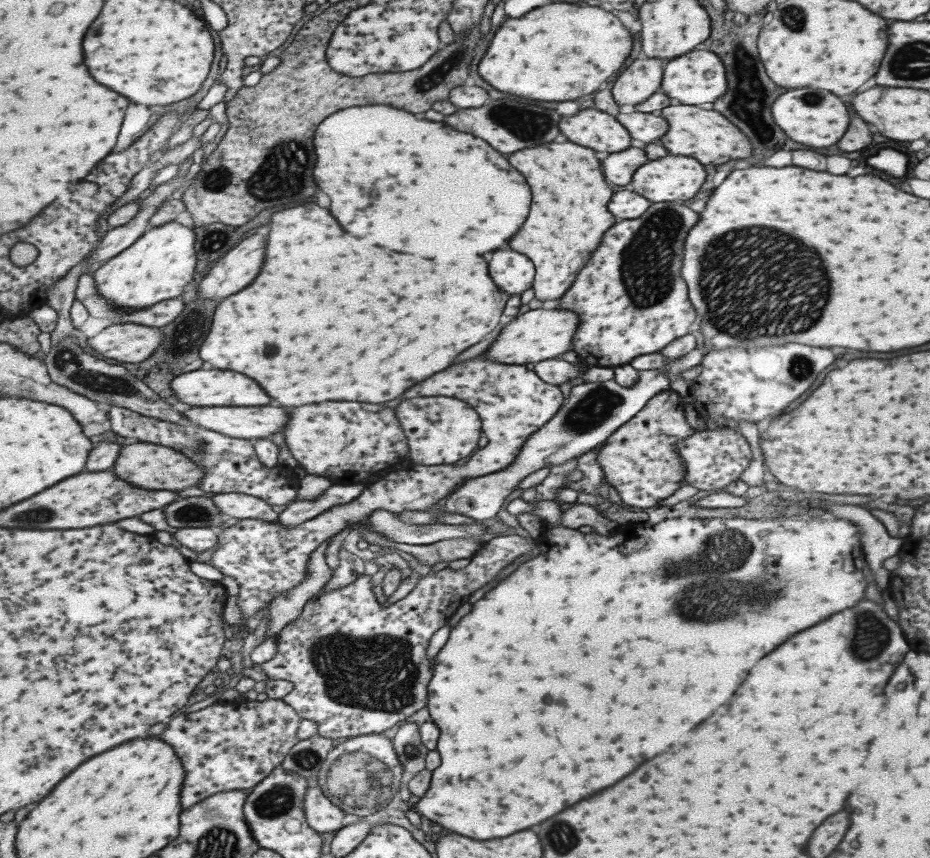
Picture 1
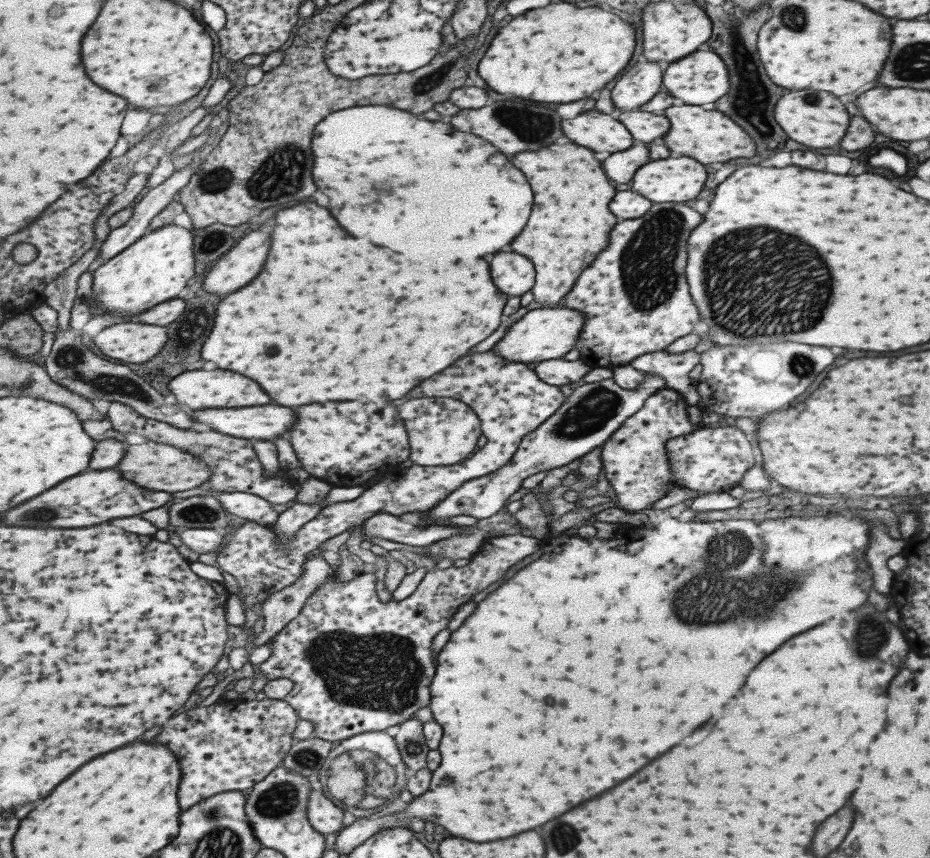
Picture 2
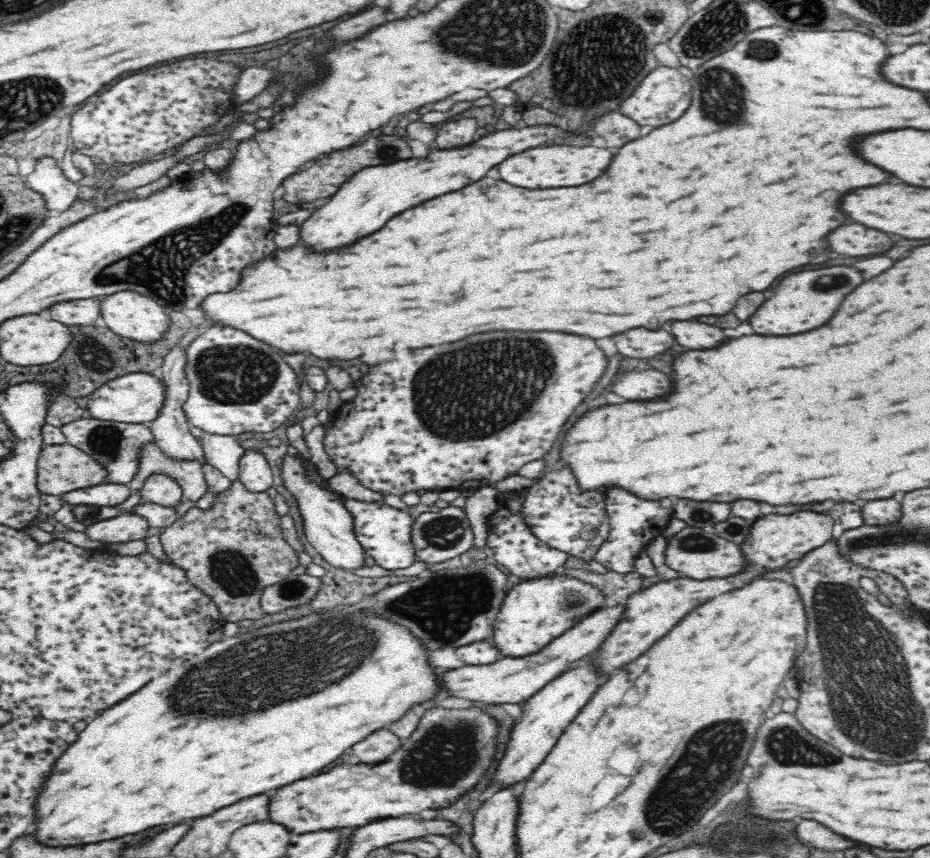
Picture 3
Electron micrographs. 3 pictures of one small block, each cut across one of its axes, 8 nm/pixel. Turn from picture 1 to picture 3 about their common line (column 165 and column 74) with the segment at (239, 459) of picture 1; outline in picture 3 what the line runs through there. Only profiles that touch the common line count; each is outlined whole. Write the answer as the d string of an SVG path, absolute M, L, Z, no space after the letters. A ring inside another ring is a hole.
M78 418L74 422L64 424L62 432L66 434L66 444L78 446L86 454L90 454L96 462L102 462L102 466L106 466L110 484L122 484L122 486L132 482L138 470L138 448L154 440L152 430L146 428L144 424L126 424L126 422L112 422L112 420L106 422L98 418Z

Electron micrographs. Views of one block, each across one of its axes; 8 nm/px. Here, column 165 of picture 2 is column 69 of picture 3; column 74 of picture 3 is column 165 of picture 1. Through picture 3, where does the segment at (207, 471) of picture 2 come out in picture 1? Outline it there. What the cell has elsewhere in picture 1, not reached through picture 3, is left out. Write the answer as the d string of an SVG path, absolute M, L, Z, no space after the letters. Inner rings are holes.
M151 442L125 446L113 470L121 480L127 480L135 486L153 488L153 490L181 490L183 492L183 488L199 486L199 482L205 478L205 470L201 470L201 466L197 466L197 462L193 462L191 458L183 456L181 450L157 446Z

